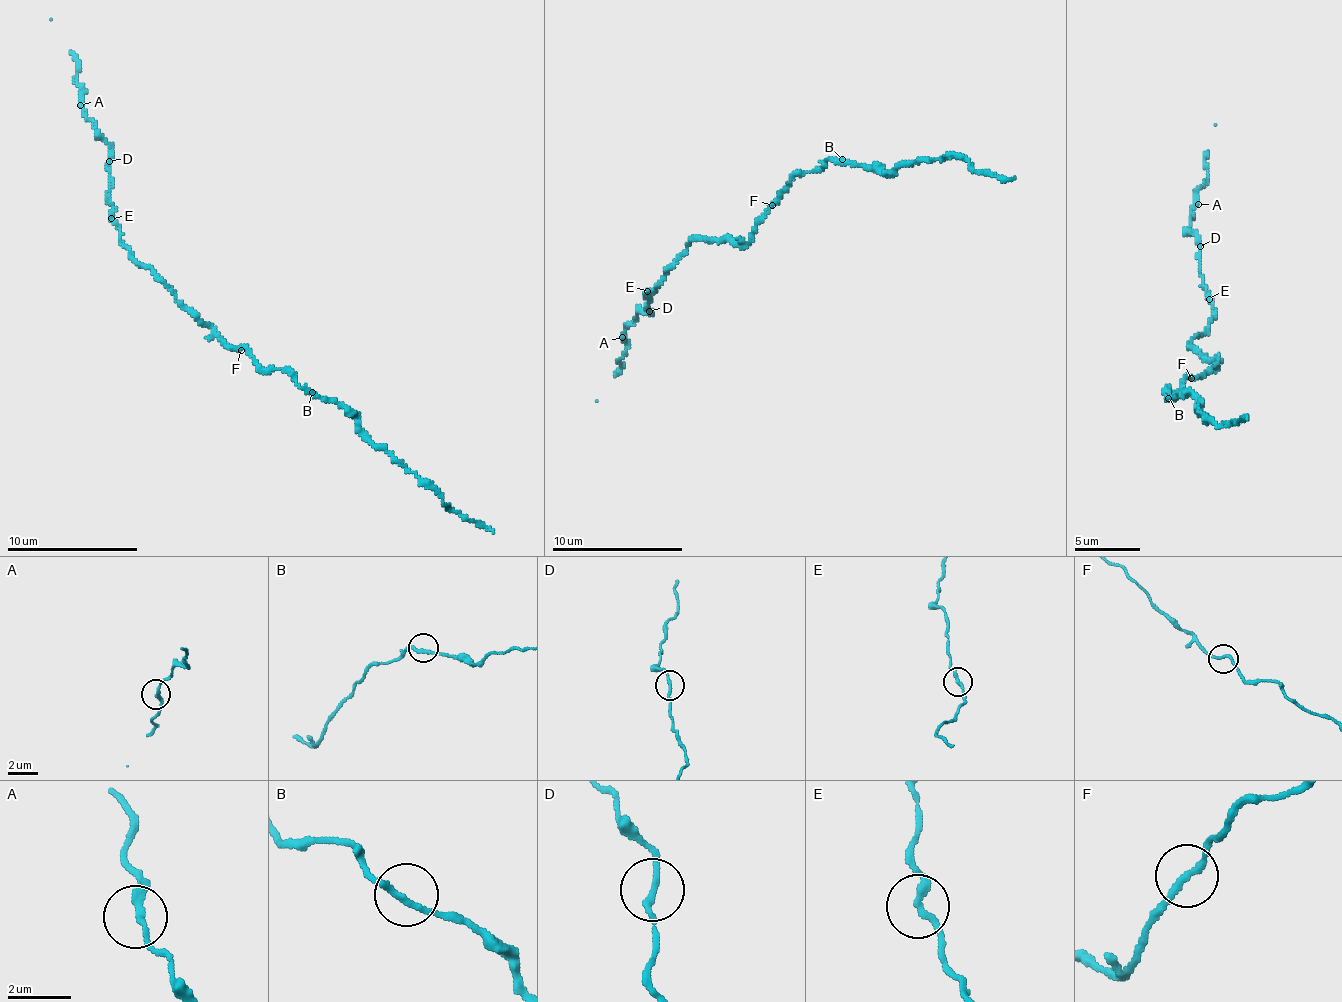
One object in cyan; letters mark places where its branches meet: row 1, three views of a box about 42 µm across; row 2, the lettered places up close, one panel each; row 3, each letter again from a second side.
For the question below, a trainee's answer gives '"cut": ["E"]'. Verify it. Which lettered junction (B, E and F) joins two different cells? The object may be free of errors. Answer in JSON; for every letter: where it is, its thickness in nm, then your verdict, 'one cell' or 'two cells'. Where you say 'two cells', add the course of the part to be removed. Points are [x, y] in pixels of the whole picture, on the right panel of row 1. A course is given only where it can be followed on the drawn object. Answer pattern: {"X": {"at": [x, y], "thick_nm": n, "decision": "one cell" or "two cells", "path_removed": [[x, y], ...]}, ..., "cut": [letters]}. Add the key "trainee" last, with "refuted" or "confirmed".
{"B": {"at": [1168, 398], "thick_nm": 200, "decision": "one cell"}, "E": {"at": [1209, 299], "thick_nm": 200, "decision": "one cell"}, "F": {"at": [1191, 378], "thick_nm": 190, "decision": "one cell"}, "cut": [], "trainee": "refuted"}

